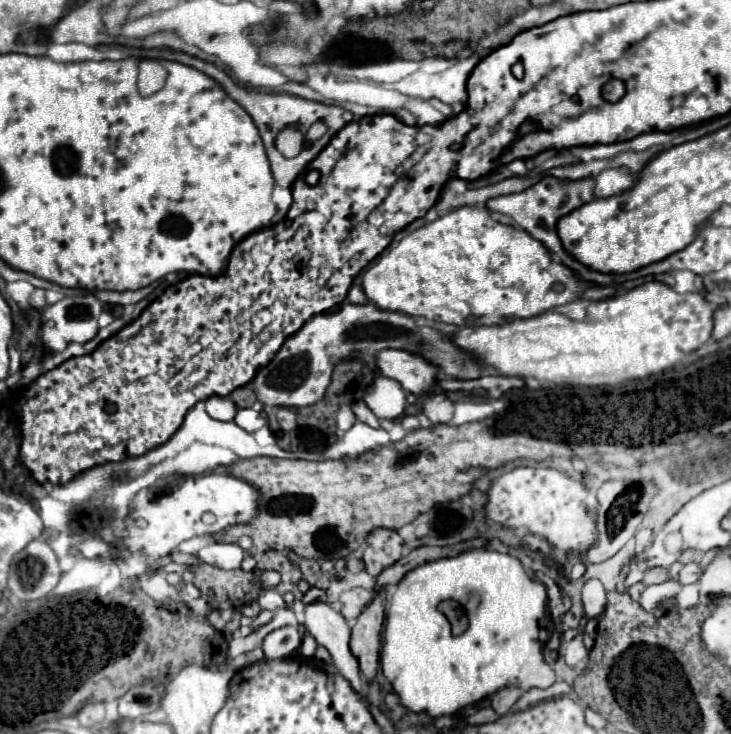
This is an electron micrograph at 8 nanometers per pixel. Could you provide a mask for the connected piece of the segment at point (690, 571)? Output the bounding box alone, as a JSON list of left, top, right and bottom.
[675,564,701,584]

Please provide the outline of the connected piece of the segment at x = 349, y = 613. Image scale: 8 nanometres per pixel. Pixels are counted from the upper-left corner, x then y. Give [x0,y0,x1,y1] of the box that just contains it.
[339,588,373,620]

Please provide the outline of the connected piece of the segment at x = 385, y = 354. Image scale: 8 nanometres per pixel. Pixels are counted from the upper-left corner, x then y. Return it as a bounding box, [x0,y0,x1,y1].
[377,350,437,396]

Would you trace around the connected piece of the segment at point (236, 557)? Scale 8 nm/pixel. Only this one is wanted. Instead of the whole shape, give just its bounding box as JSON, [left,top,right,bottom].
[197,542,245,570]

